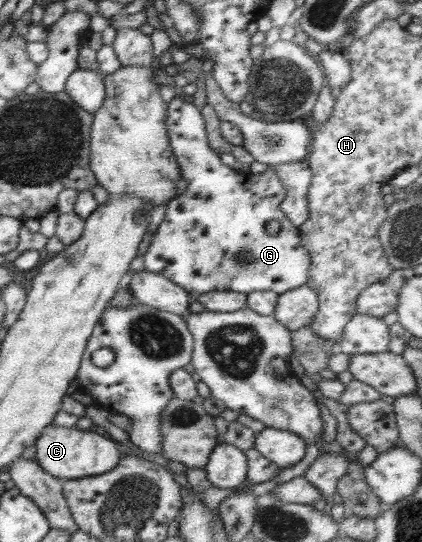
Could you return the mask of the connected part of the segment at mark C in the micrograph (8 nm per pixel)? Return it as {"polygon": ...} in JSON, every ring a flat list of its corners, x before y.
{"polygon":[[52,422,38,436,35,443,35,462,50,475,61,480,76,479,82,476,100,475,116,467,123,452,123,446,112,438,96,434,94,429,89,431,79,428,60,427]]}

